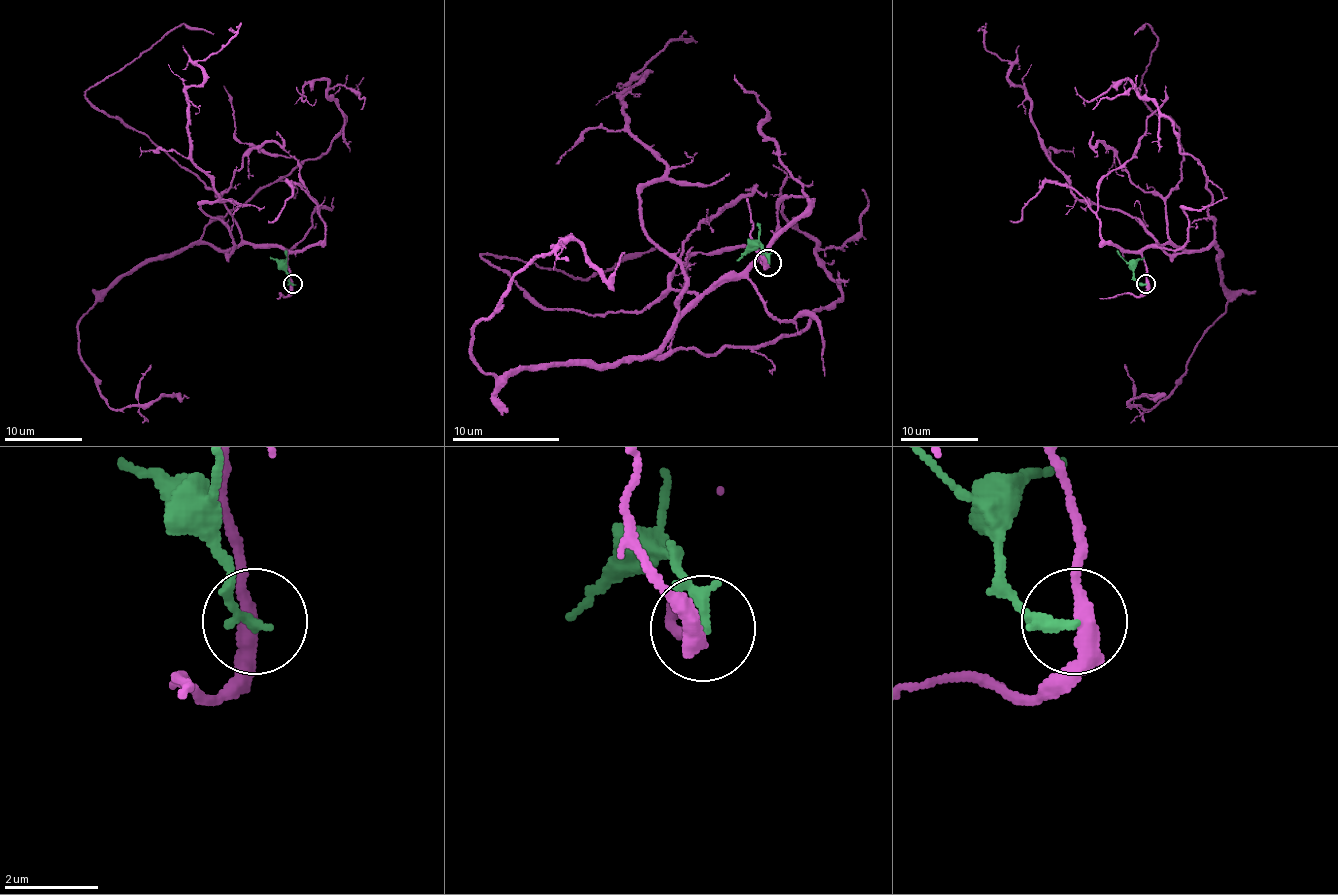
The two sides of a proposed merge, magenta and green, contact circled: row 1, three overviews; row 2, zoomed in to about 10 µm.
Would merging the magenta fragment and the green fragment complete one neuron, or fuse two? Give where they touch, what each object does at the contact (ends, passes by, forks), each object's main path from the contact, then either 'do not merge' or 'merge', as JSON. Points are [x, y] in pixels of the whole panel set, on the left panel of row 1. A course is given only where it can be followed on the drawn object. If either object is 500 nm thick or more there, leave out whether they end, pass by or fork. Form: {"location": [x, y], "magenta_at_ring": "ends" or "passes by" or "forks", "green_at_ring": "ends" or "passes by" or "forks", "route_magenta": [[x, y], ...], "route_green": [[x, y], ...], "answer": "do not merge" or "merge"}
{"location": [292, 284], "magenta_at_ring": "passes by", "green_at_ring": "ends", "route_magenta": [[292, 283], [276, 246], [189, 244], [137, 264], [94, 305], [78, 324], [78, 355], [113, 409], [189, 398]], "route_green": [[292, 283], [288, 279], [284, 250]], "answer": "do not merge"}

